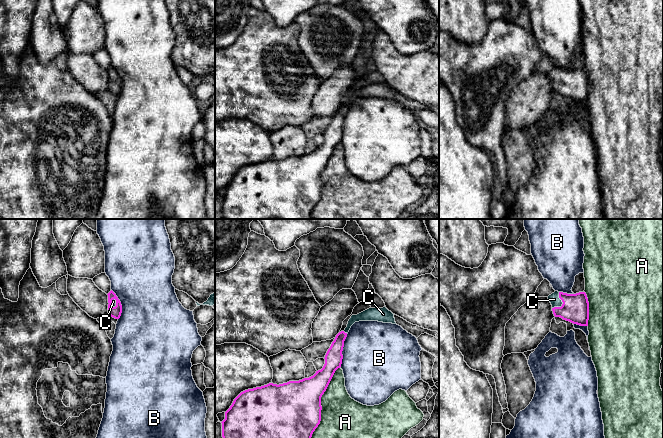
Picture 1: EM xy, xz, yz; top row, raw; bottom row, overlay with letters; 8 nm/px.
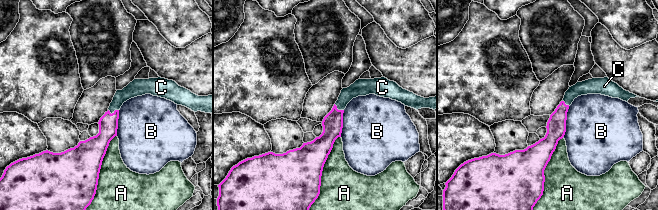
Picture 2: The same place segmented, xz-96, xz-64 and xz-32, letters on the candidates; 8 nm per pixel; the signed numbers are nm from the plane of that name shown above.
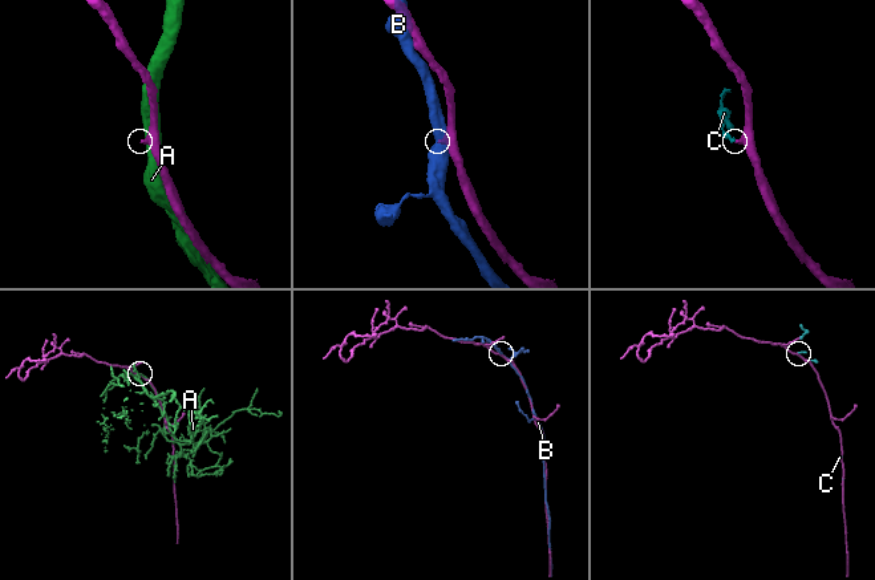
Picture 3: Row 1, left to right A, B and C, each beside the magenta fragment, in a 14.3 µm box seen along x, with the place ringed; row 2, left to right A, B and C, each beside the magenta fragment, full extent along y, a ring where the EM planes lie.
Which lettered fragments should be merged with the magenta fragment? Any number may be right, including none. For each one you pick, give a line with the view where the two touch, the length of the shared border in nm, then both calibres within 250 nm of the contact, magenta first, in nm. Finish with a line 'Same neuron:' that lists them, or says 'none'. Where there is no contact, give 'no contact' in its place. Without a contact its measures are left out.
C: meets magenta in yz; contact 150 nm long; 220 nm thick on the magenta side, 90 nm on the other
Same neuron: C

